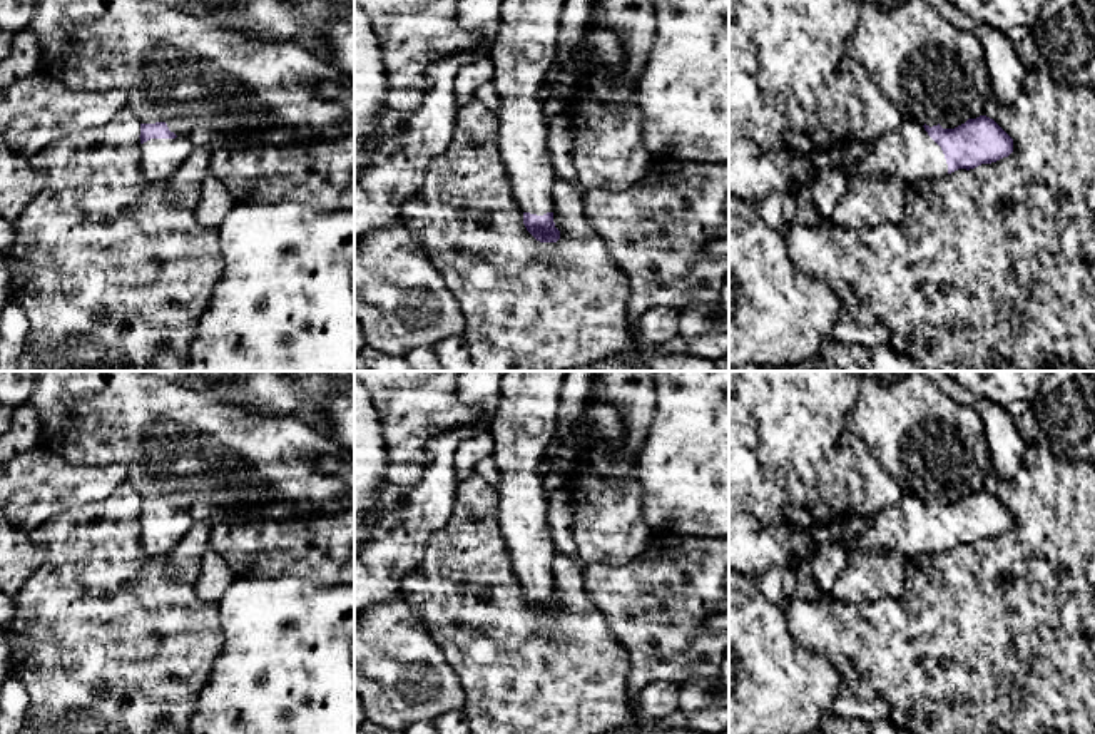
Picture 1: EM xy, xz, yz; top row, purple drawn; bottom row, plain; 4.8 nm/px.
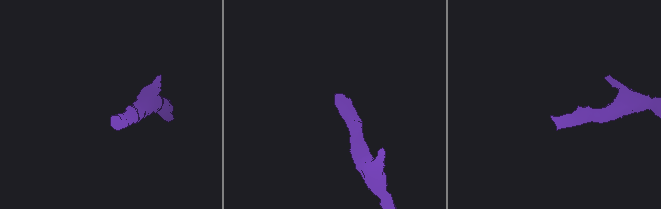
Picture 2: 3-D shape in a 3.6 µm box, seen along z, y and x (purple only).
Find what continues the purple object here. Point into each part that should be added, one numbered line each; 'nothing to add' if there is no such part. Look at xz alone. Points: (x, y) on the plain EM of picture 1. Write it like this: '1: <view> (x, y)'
1: xz (525, 420)

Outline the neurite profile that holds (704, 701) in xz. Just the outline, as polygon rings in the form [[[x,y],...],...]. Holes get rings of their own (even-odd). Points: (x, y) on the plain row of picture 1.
[[[692,679],[679,686],[679,711],[687,716],[687,727],[705,734],[729,729],[729,689],[719,679]]]

